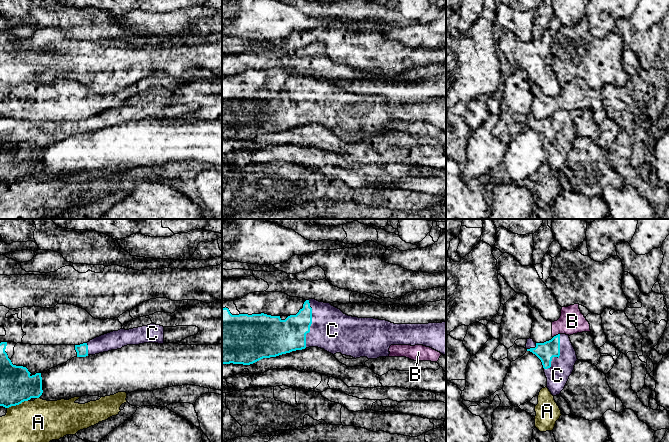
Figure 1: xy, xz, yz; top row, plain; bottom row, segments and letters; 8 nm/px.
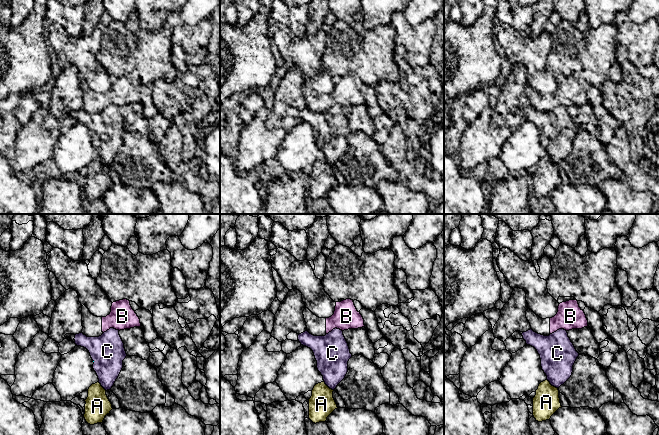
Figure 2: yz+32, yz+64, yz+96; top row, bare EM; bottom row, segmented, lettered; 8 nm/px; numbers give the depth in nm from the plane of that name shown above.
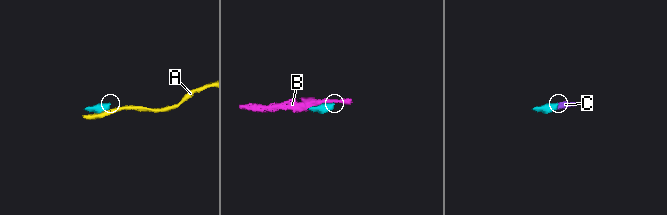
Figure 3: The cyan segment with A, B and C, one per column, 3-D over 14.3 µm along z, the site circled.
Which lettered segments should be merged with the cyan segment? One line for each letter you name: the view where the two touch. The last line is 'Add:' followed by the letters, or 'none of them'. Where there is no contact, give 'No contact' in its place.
C: Touches cyan in xz
Add: C

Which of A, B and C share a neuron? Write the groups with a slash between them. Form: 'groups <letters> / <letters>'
groups A / B / C

